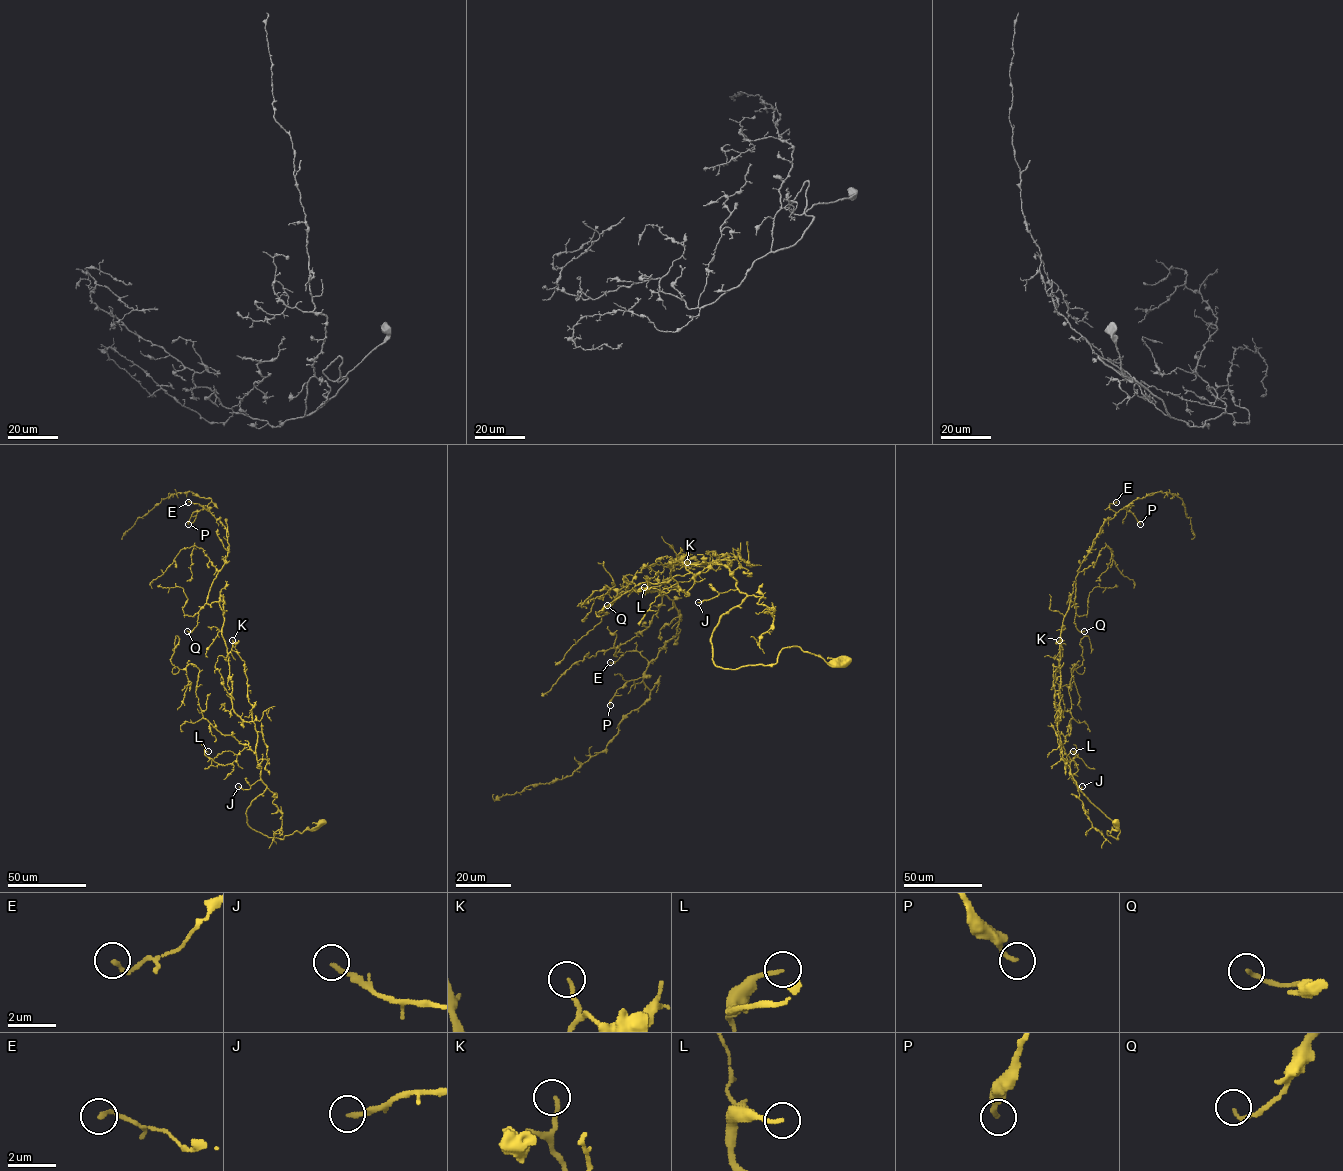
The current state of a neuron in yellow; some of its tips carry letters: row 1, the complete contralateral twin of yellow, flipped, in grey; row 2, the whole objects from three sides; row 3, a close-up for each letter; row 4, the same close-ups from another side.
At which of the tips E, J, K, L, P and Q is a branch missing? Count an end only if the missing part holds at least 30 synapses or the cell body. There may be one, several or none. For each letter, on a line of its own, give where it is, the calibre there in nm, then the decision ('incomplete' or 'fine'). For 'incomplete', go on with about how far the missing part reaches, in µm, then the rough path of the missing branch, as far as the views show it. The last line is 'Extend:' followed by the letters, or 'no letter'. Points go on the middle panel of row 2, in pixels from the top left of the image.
E: at (610, 662); 160 nm thick; fine
J: at (698, 602); 190 nm thick; incomplete; about 35 µm are missing; missing branch runs (698, 602), (691, 614), (711, 616), (718, 624), (718, 632), (725, 633)
K: at (687, 562); 150 nm thick; incomplete; about 50 µm are missing; missing branch runs (687, 562), (688, 570), (684, 569), (681, 574), (682, 583)
L: at (644, 587); 160 nm thick; fine
P: at (610, 705); 190 nm thick; fine
Q: at (607, 605); 160 nm thick; fine
Extend: J, K

